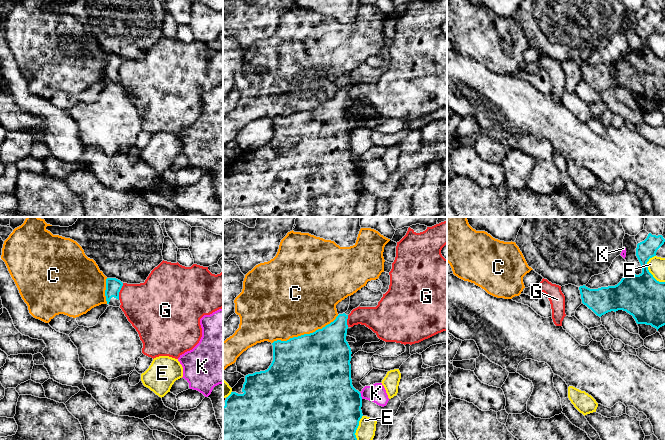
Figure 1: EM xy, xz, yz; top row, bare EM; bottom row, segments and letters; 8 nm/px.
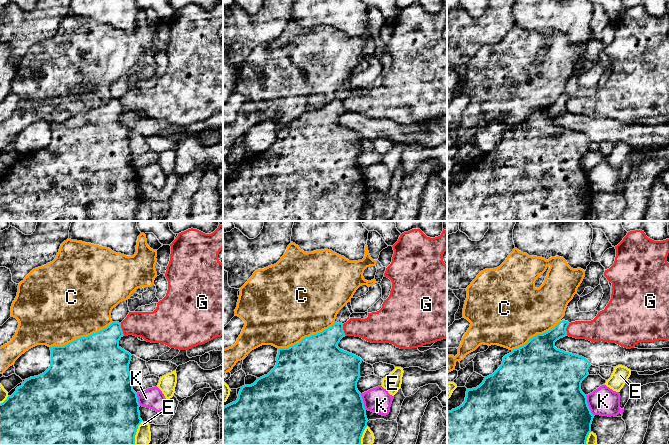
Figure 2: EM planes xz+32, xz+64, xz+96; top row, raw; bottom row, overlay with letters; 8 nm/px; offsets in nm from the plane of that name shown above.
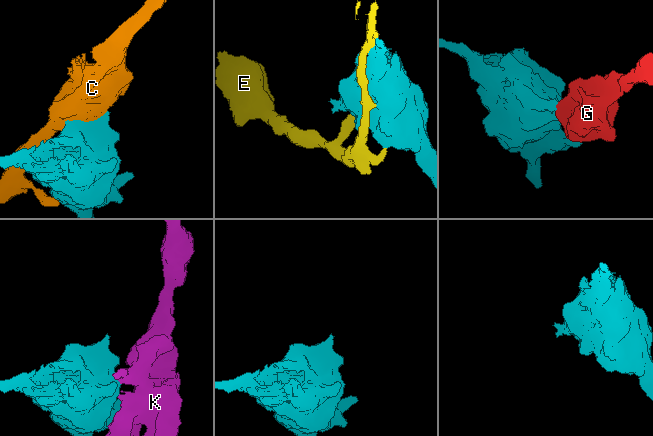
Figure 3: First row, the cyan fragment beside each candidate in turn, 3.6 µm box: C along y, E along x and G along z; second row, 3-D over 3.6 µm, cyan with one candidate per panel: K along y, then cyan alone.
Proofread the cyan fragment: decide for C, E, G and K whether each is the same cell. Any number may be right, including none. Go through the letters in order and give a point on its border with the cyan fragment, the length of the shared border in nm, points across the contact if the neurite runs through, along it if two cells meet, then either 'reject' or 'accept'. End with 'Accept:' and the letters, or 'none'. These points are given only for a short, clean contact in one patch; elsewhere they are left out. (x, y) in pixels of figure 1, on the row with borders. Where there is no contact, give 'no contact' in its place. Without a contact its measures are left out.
C: meets cyan in xz at (305, 334); contact 600 nm long; reject
E: meets cyan in yz at (648, 271); contact 240 nm long; reject
G: meets cyan in xy at (119, 291); contact 140 nm long; border along xy (123, 283), (118, 299); reject
K: meets cyan in xz at (360, 395); contact 60 nm long; reject
Accept: none

